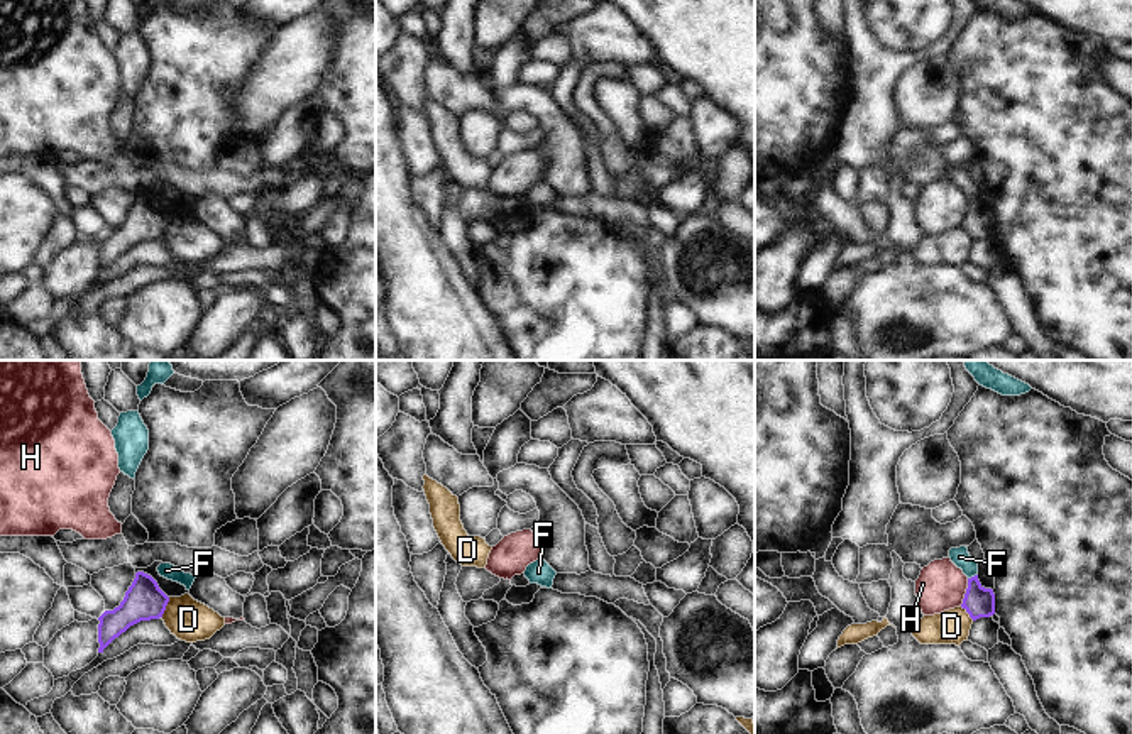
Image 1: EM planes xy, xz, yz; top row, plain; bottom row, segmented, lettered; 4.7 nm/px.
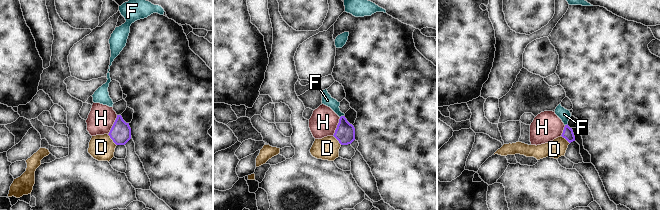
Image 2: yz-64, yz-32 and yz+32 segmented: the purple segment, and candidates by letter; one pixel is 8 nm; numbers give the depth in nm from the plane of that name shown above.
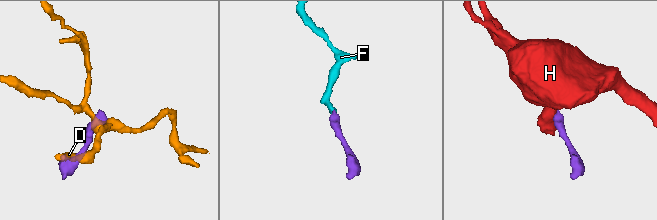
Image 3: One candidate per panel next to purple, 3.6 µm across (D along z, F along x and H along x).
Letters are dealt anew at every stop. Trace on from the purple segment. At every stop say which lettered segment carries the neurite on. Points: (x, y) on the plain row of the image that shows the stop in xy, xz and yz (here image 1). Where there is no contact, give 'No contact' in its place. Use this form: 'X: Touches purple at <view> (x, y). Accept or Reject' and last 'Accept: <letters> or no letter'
D: Touches purple at xy (164, 229). Reject
F: Touches purple at yz (972, 198). Reject
H: Touches purple at yz (967, 213). Reject
Accept: no letter.

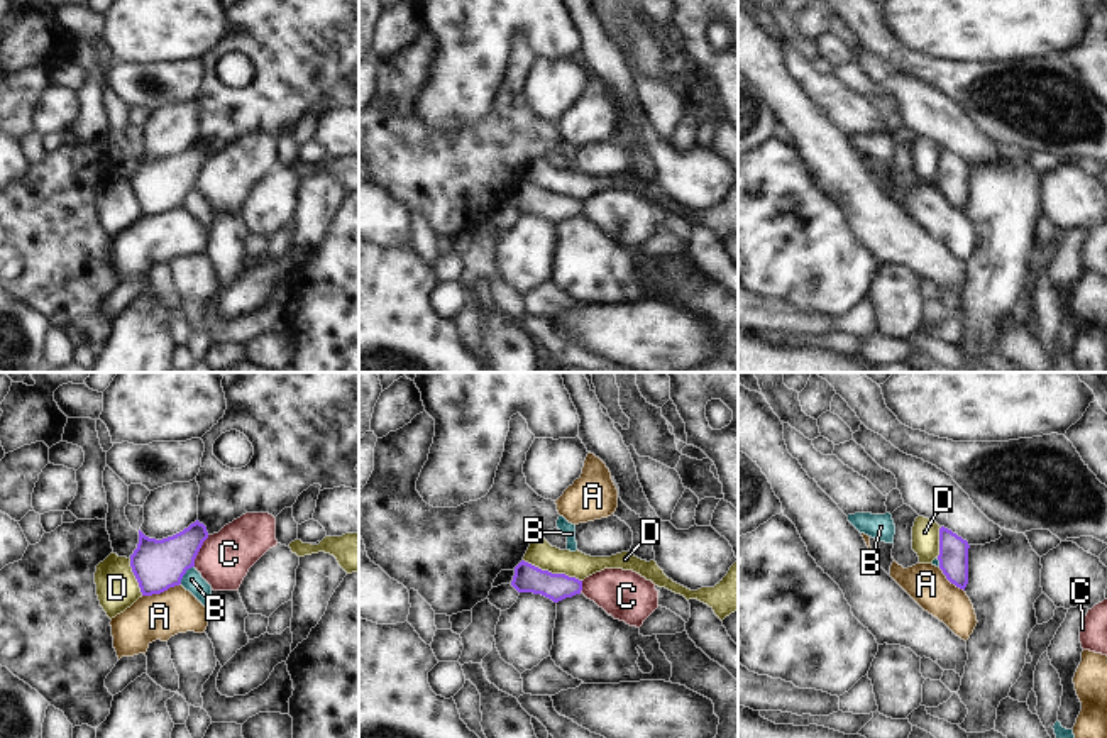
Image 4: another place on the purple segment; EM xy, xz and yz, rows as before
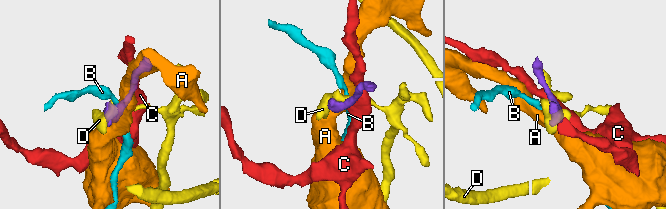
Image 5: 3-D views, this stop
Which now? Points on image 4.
A: Touches purple at xy (161, 212). Reject
B: Touches purple at xy (185, 193). Reject
C: Touches purple at xy (198, 171). Reject
D: Touches purple at xz (550, 193). Reject
Accept: no letter.

